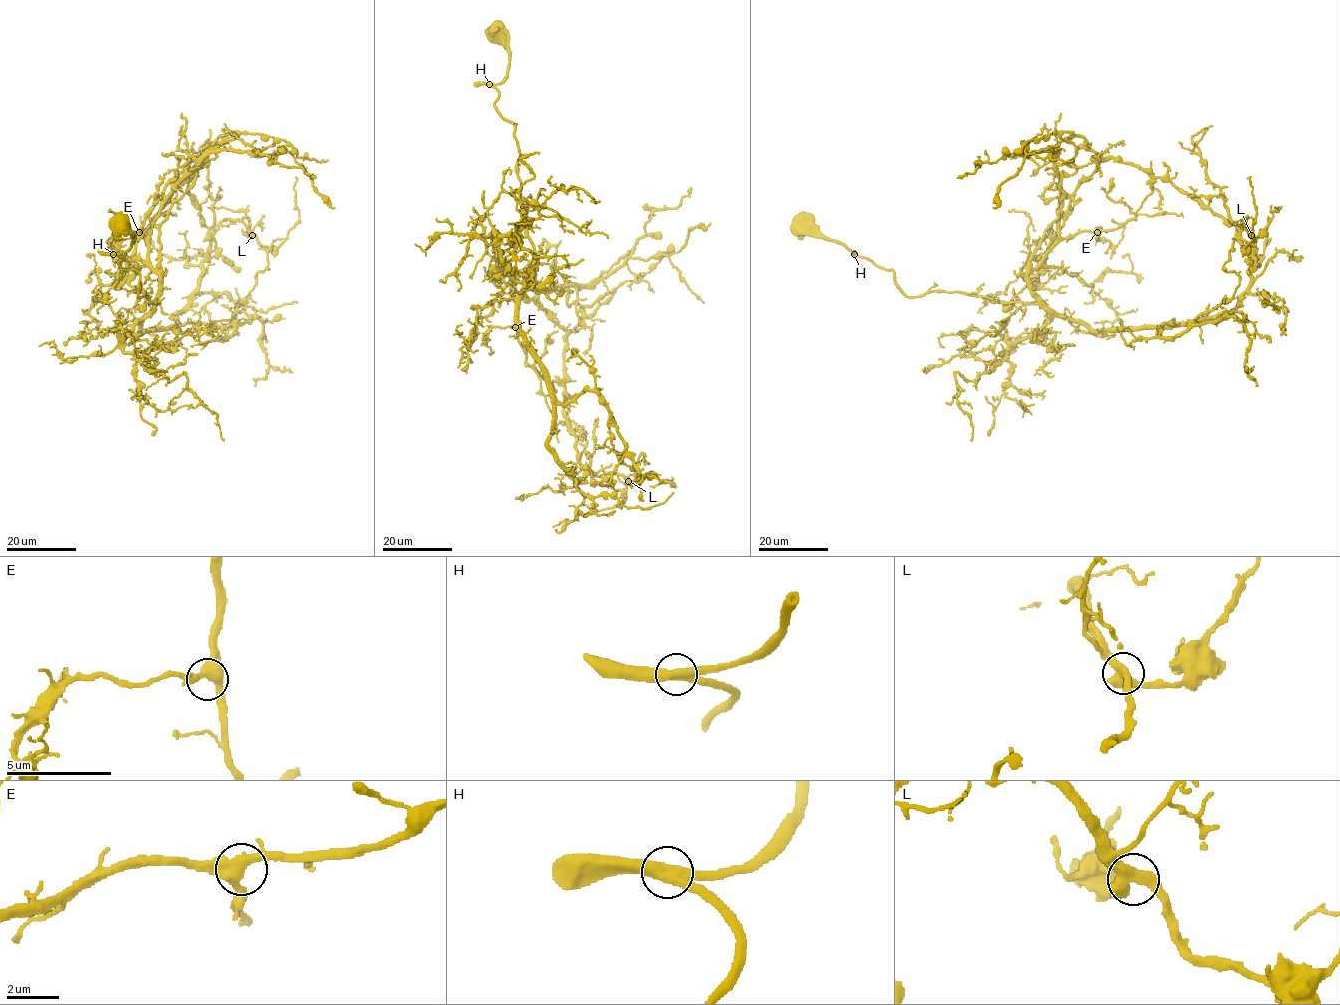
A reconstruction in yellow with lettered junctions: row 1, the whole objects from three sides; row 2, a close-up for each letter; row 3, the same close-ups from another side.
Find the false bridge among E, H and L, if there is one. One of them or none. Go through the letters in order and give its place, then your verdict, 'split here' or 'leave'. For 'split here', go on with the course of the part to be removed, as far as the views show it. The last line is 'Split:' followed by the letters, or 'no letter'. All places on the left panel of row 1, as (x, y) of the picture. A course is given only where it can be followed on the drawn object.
E: place (139, 232); leave
H: place (113, 254); leave
L: place (252, 235); leave
Split: no letter

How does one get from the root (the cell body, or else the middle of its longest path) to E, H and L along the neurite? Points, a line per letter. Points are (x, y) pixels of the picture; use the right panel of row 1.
E: (804, 220), (891, 270), (908, 297), (961, 291), (1008, 304), (1057, 243), (1097, 232)
H: (804, 220), (806, 216), (826, 237), (841, 242), (854, 254)
L: (804, 220), (891, 270), (908, 297), (1044, 304), (1097, 330), (1229, 312), (1251, 280), (1244, 220), (1251, 235)

